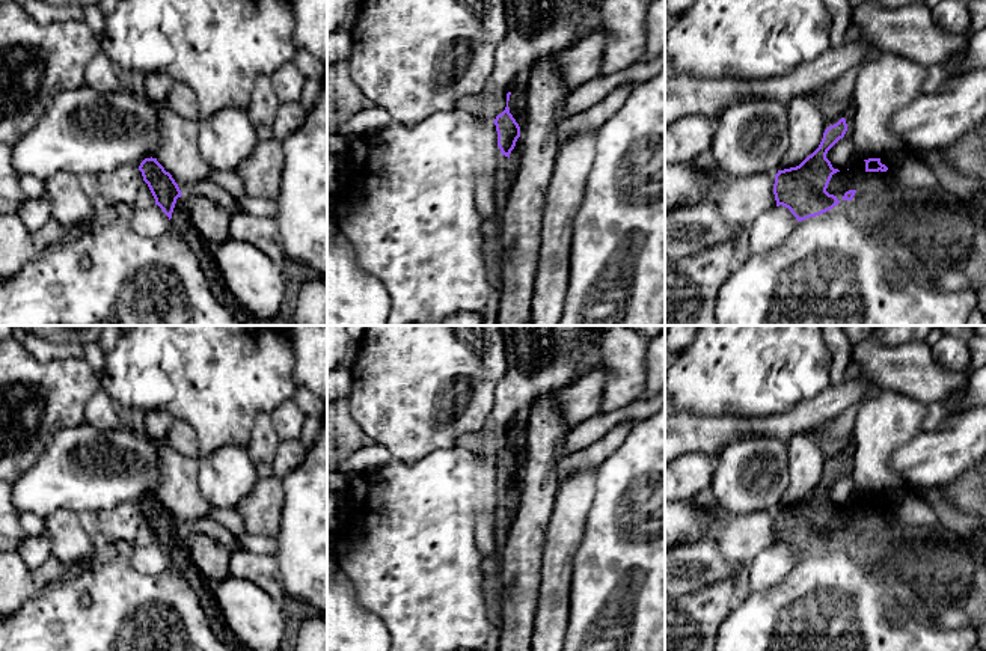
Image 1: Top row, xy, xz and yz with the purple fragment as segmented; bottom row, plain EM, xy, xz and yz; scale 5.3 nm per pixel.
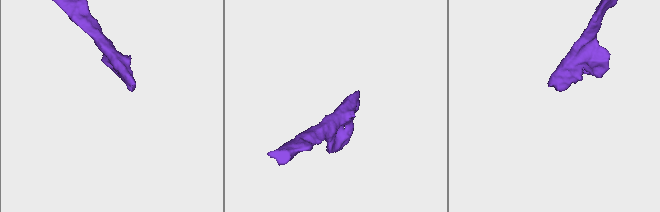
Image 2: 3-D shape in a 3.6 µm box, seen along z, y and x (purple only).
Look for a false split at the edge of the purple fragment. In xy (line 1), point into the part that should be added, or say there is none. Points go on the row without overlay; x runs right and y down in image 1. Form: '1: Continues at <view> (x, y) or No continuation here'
1: Continues at xy (184, 567)

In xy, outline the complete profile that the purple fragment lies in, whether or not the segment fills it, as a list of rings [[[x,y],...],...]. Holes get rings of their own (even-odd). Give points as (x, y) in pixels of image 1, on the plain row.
[[[152,494],[145,496],[140,500],[139,508],[142,509],[143,518],[148,521],[155,536],[155,542],[163,547],[163,550],[172,559],[175,571],[188,582],[199,597],[214,634],[231,651],[246,651],[240,639],[234,634],[220,615],[216,603],[214,586],[205,580],[199,568],[193,564],[181,527],[172,512],[164,508],[157,496]]]

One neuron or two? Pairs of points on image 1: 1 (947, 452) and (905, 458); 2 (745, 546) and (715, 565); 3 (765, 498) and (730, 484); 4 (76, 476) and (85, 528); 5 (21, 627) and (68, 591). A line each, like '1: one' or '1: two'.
1: one
2: two
3: one
4: two
5: one

